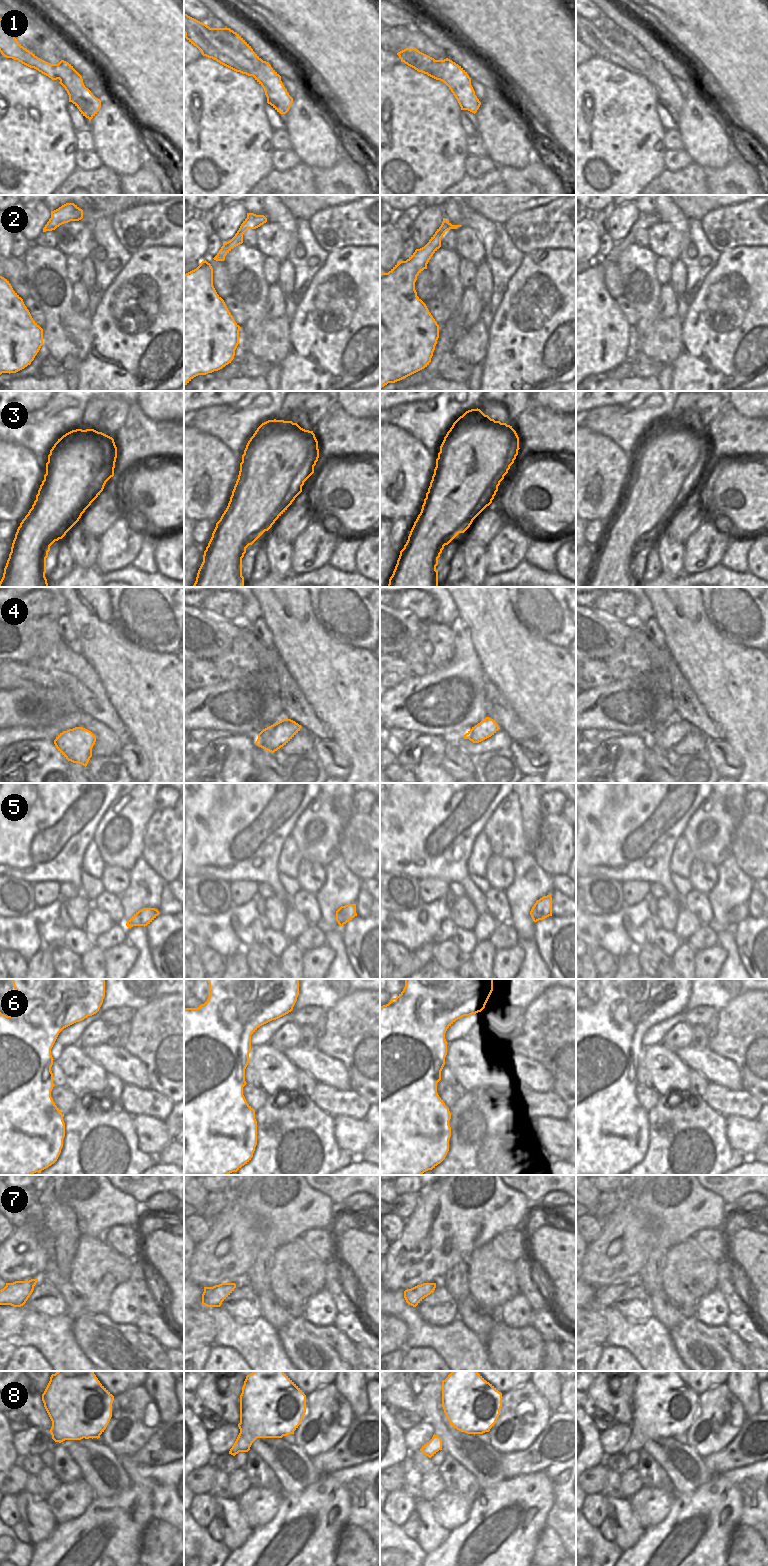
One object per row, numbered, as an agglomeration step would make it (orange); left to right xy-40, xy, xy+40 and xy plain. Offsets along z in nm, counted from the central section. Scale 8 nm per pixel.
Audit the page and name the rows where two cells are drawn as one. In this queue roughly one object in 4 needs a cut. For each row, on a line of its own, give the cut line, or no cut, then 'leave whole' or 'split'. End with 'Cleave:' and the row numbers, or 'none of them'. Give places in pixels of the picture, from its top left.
1: xy-40 (75, 70), (61, 84) | split
2: no cut | leave whole
3: no cut | leave whole
4: no cut | leave whole
5: no cut | leave whole
6: no cut | leave whole
7: no cut | leave whole
8: no cut | leave whole
Cleave: 1

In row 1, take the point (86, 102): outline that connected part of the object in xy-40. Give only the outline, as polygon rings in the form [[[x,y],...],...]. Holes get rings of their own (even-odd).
[[[75,70],[61,85],[69,95],[69,102],[72,102],[90,121],[99,111],[101,100],[85,87],[82,76]]]

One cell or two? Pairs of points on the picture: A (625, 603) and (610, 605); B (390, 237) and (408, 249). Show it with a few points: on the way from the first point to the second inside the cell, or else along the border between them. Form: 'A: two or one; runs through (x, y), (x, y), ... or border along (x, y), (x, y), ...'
A: one; runs through (621, 603), (614, 603)
B: two; border along (403, 241), (403, 251), (400, 260)

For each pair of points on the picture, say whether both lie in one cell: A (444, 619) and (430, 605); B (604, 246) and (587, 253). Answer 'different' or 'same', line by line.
A: different
B: different

